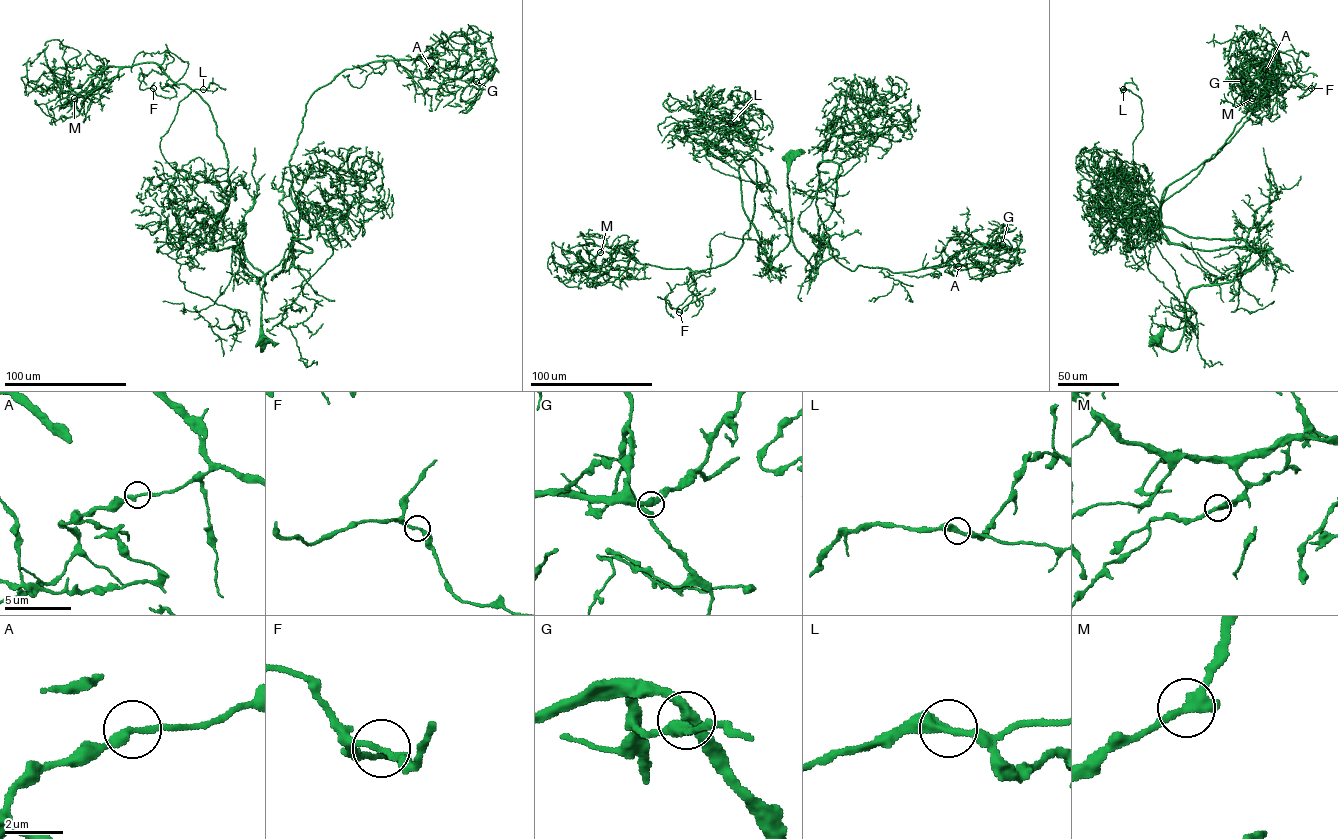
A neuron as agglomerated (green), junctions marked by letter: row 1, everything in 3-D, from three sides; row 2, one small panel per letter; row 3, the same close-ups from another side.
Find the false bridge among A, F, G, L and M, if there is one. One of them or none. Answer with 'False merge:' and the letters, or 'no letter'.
False merge: no letter

